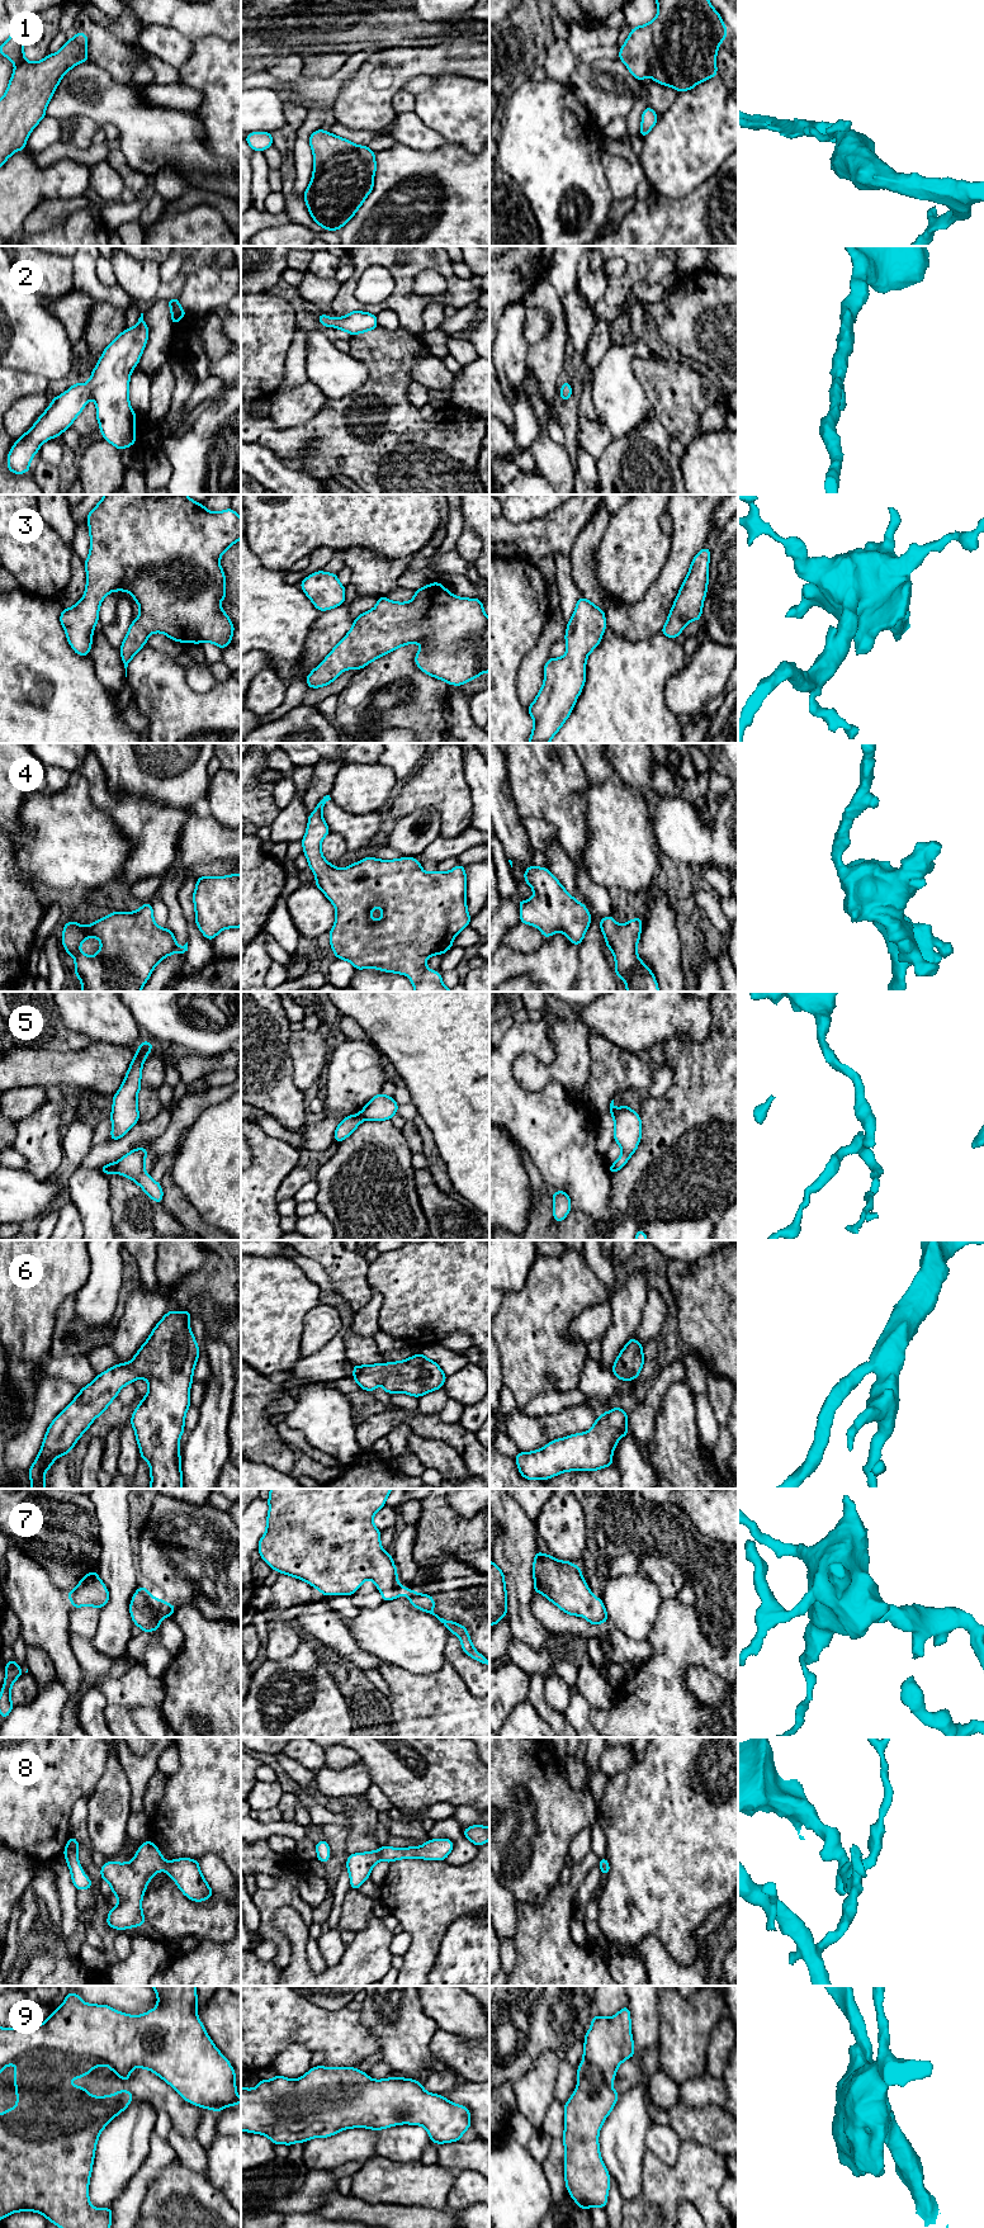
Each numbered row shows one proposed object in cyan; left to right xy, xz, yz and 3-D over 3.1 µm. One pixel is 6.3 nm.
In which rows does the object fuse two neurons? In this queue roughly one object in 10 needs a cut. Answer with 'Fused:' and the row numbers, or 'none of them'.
Fused: 5

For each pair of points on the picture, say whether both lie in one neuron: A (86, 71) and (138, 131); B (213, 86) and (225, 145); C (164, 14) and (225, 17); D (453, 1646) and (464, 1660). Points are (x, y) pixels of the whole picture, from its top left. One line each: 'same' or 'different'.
A: same
B: same
C: same
D: same

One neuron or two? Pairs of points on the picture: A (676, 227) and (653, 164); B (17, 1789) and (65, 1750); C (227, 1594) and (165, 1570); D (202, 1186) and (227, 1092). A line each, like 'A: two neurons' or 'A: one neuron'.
A: two neurons
B: one neuron
C: one neuron
D: two neurons

